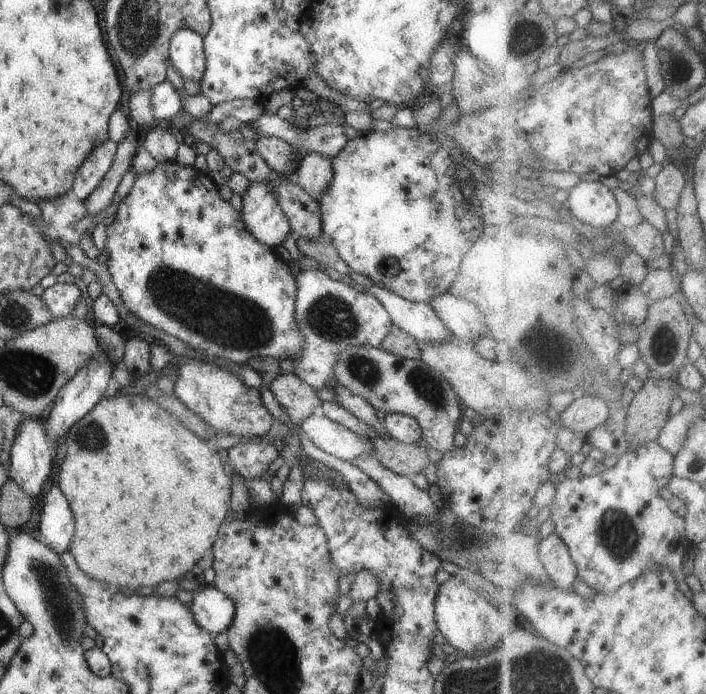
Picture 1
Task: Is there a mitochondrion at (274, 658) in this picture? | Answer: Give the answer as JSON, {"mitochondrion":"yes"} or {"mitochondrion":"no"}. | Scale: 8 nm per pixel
{"mitochondrion":"yes"}

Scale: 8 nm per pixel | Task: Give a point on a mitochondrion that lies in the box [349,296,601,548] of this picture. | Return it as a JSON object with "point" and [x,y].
{"point":[424,383]}

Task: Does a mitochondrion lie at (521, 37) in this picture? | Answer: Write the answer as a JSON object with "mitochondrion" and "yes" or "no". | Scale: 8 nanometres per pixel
{"mitochondrion":"yes"}

